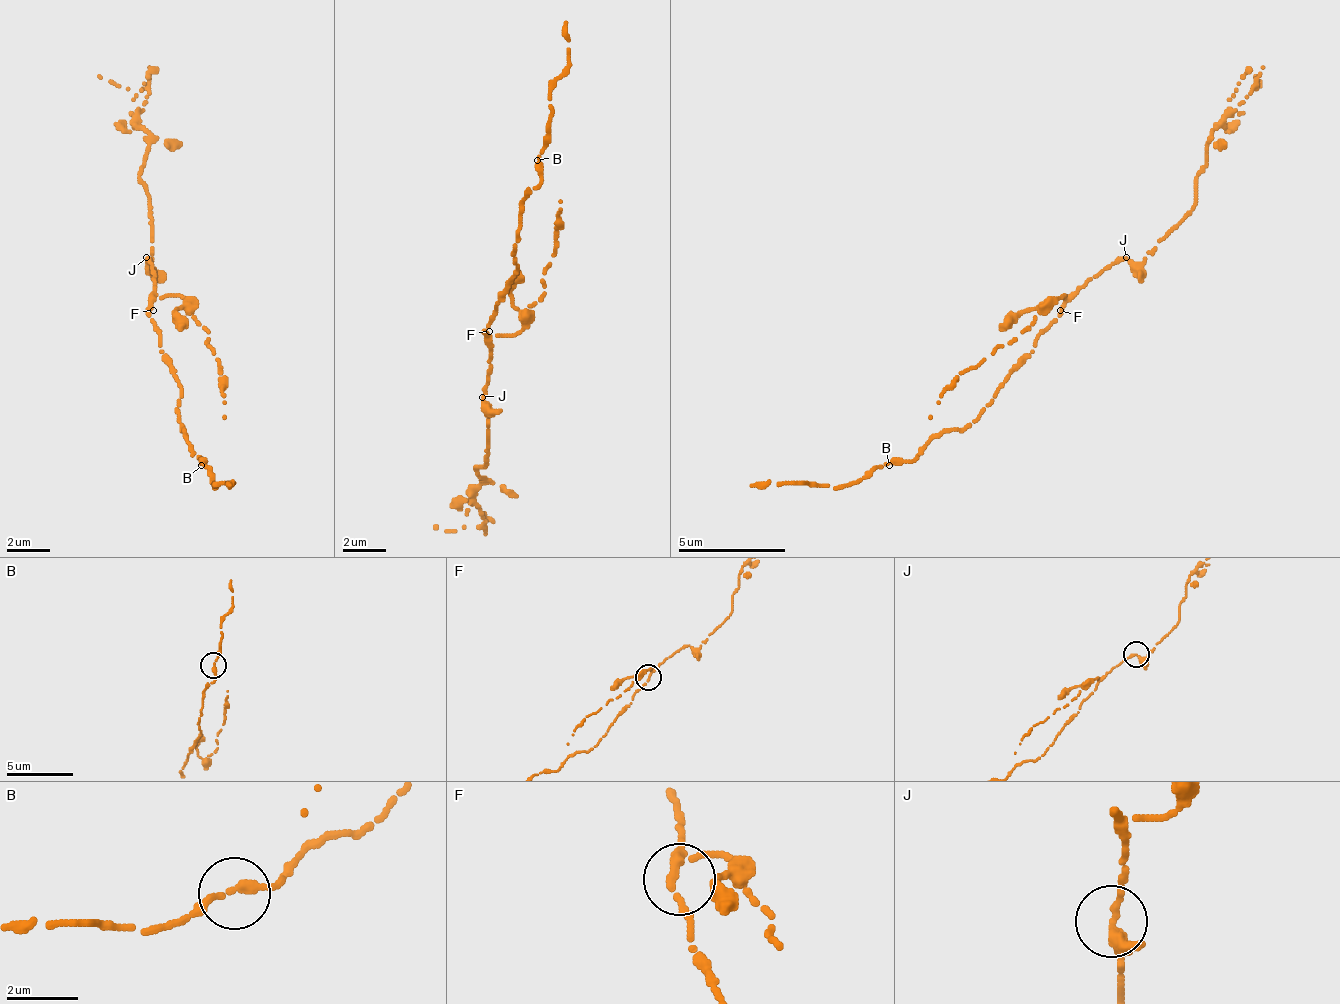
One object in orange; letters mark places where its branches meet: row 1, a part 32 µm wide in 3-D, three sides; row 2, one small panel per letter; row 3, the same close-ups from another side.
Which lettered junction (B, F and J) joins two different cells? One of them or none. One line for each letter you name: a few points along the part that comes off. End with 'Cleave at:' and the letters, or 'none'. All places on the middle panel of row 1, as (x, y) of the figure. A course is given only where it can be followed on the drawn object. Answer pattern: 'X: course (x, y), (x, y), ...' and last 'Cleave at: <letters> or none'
Cleave at: none

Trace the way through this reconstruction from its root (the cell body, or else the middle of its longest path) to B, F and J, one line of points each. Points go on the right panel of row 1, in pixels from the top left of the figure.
B: (1049, 326), (974, 422), (942, 428), (921, 454), (889, 465)
F: (1049, 326), (1060, 315), (1060, 310)
J: (1049, 326), (1060, 315), (1060, 310), (1092, 278), (1098, 278), (1114, 261), (1124, 256)

